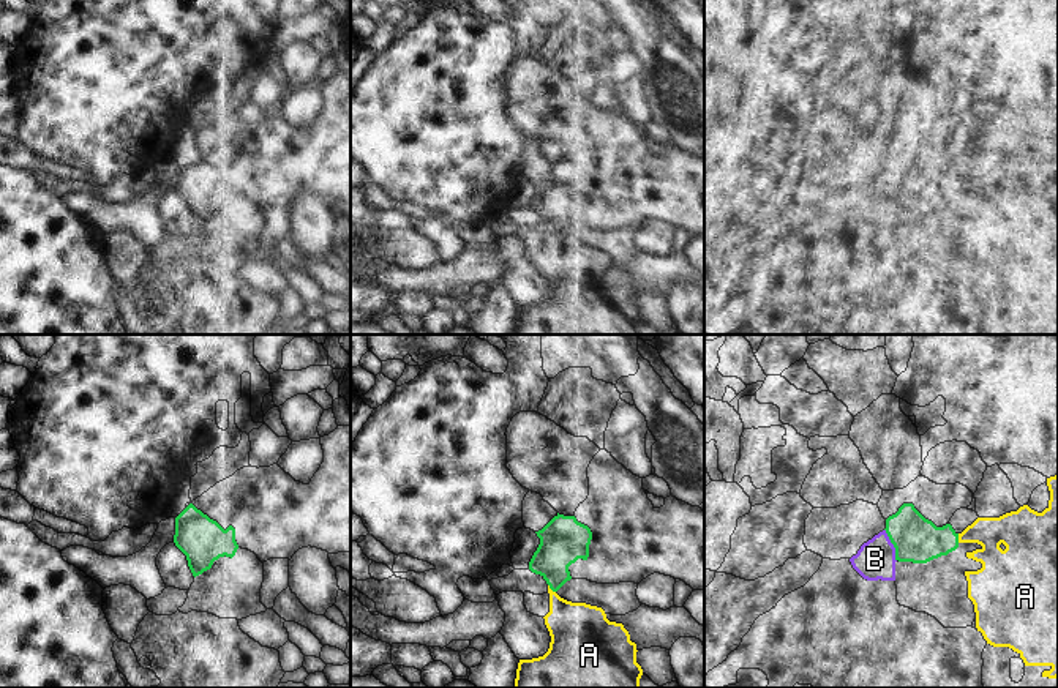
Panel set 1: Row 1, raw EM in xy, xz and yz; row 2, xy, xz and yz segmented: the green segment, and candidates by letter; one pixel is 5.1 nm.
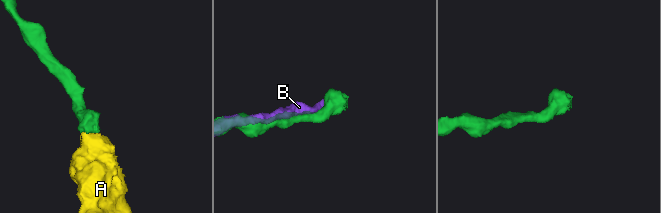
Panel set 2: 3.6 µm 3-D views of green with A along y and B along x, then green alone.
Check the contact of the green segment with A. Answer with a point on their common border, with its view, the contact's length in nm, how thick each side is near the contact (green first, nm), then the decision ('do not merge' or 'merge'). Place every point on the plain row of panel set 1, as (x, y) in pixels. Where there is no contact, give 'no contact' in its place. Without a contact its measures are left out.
contact xz (551, 235); length 60 nm; calibres 240 and 280 nm; merge

